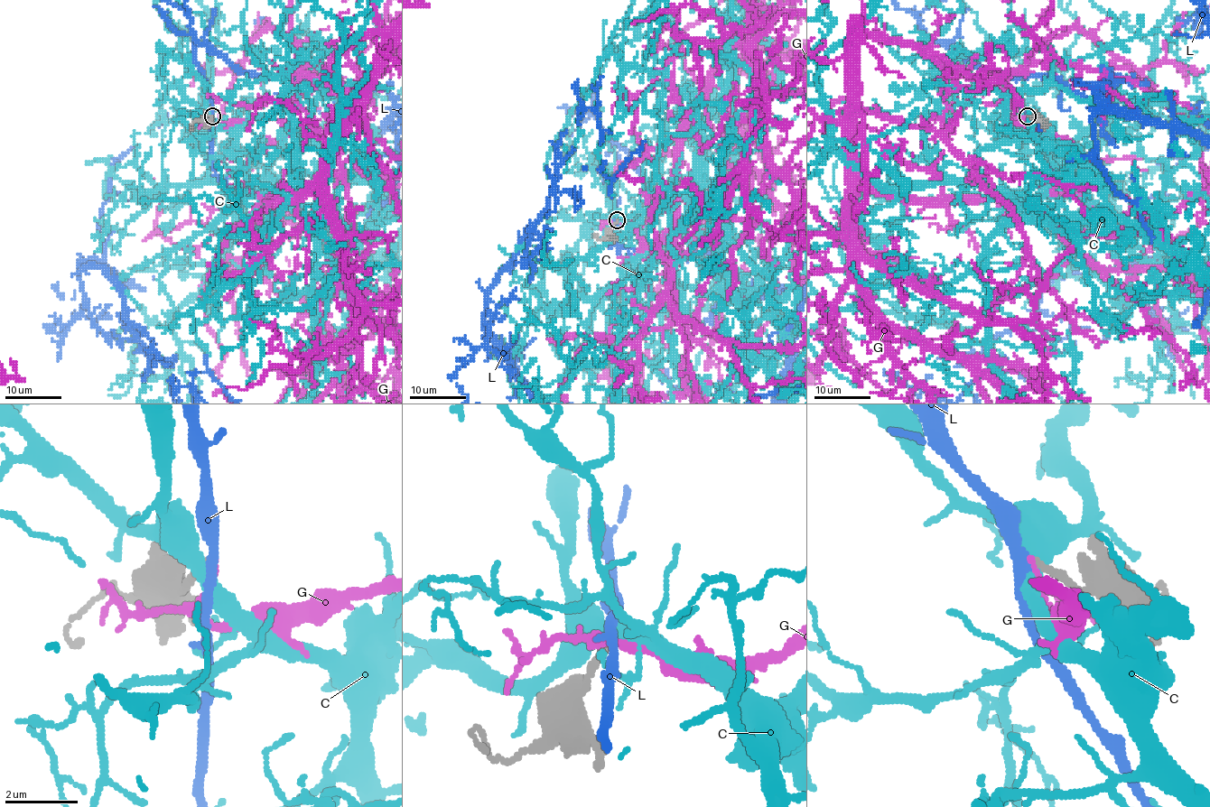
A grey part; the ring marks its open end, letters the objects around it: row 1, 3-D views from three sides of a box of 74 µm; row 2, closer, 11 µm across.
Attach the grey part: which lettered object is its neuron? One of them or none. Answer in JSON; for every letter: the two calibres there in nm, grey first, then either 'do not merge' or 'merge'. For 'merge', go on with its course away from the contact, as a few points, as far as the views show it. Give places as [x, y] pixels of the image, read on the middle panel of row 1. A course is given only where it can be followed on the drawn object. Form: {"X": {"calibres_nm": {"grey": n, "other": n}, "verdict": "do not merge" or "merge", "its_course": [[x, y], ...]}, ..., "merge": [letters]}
{"C": {"calibres_nm": {"grey": 240, "other": 480}, "verdict": "do not merge"}, "G": {"calibres_nm": {"grey": 220, "other": 110}, "verdict": "do not merge"}, "L": {"calibres_nm": {"grey": 200, "other": 300}, "verdict": "do not merge"}, "merge": []}

